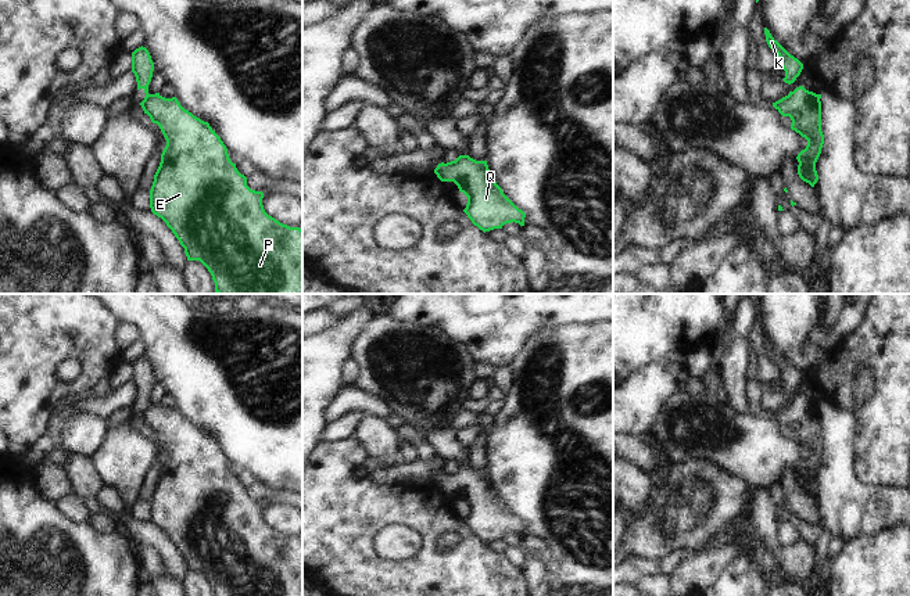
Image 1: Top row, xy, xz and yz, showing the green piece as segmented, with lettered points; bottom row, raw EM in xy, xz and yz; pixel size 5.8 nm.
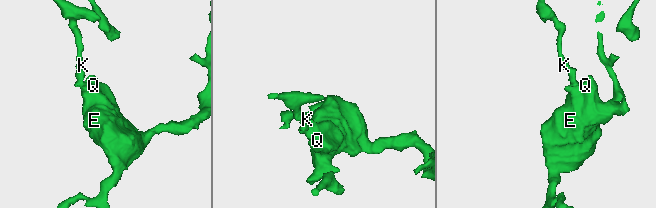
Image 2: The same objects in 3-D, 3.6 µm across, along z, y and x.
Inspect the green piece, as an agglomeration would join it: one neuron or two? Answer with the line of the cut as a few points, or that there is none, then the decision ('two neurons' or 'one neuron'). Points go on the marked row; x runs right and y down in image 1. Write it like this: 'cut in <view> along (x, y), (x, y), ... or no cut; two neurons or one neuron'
cut in xz along (454, 161), (447, 164); two neurons

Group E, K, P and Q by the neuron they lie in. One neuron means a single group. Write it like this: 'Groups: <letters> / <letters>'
Groups: E P Q / K

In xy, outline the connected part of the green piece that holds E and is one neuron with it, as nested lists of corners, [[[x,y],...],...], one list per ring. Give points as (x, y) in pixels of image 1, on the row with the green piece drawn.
[[[147,94],[140,105],[166,140],[150,190],[150,208],[179,240],[187,261],[200,261],[208,269],[216,294],[302,294],[302,230],[283,225],[265,212],[264,193],[247,186],[247,177],[230,161],[221,137],[208,122],[184,109],[176,97]]]

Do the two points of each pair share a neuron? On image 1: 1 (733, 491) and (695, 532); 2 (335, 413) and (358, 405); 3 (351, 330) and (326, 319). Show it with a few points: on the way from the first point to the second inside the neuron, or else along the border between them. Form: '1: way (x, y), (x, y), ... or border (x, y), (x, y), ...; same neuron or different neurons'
1: way (723, 501), (701, 523); same neuron
2: way (340, 408), (343, 405), (353, 405); same neuron
3: border (336, 318), (326, 329), (316, 334); different neurons

